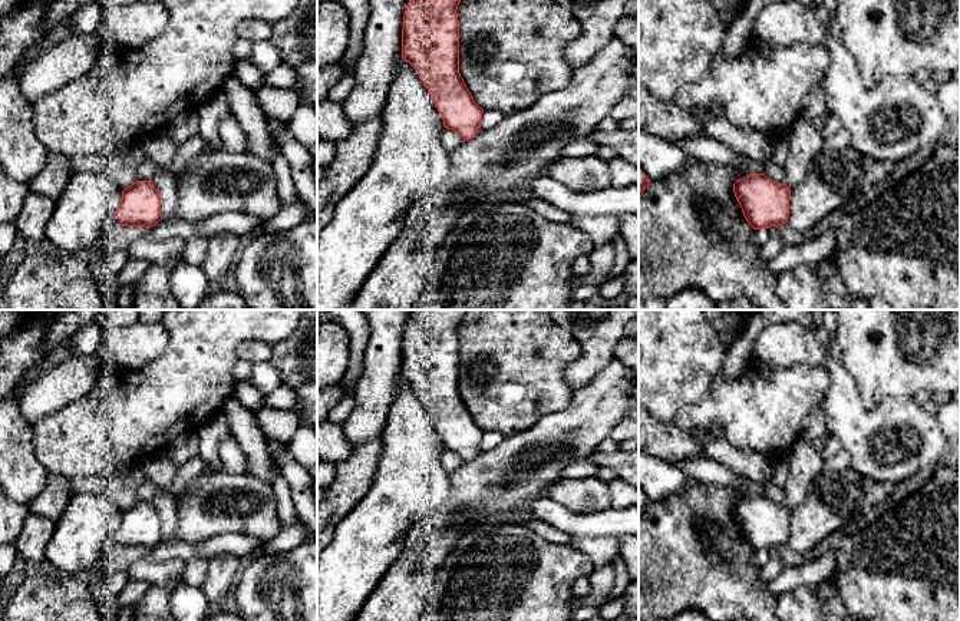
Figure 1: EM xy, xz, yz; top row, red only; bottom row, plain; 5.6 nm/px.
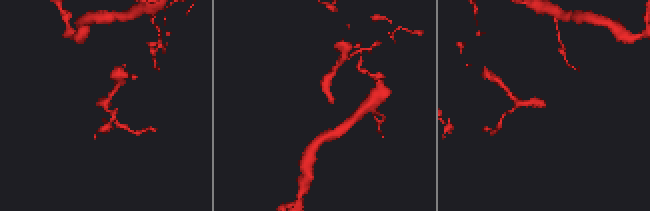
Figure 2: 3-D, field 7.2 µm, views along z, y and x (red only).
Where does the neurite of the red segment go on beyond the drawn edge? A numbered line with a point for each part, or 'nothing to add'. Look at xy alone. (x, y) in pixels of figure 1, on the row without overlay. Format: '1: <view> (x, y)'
nothing to add

